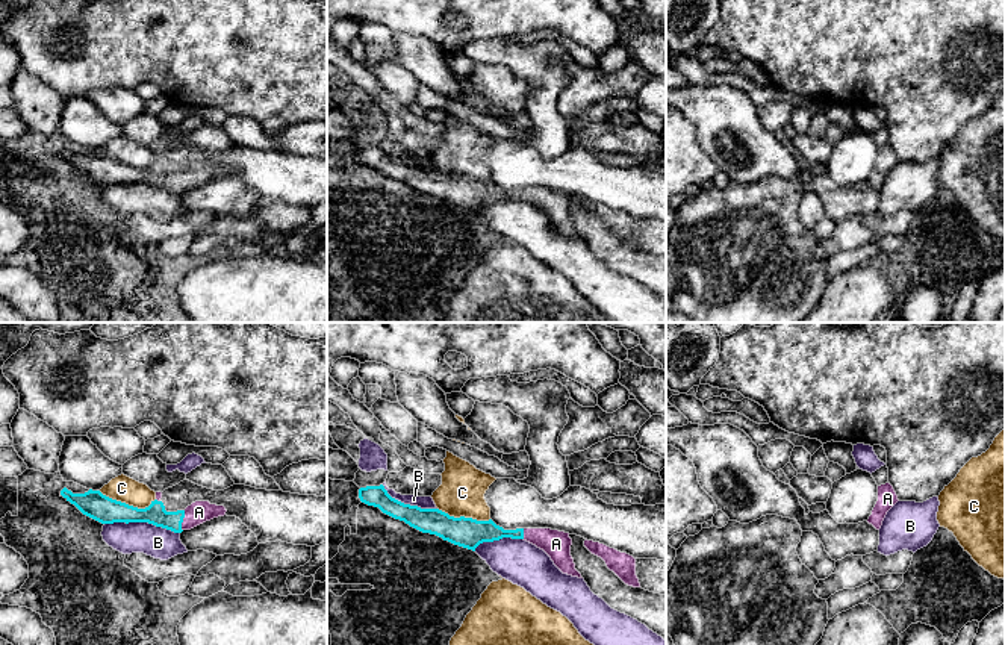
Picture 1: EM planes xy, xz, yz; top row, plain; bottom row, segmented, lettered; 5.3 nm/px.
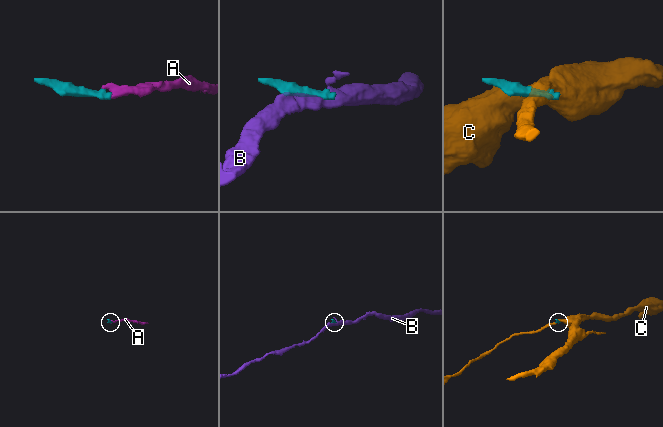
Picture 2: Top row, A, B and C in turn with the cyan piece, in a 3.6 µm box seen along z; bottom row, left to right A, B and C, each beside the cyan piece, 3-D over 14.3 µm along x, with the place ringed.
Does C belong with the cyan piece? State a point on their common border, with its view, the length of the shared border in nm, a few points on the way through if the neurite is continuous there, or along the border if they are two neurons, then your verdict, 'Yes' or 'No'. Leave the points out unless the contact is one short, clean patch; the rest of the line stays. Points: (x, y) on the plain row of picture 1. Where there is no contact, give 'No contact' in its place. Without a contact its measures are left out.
Touches cyan at xy (127, 165). Shared border 300 nm. Boundary: xy (99, 152), (138, 168), (147, 168), (155, 161). No

